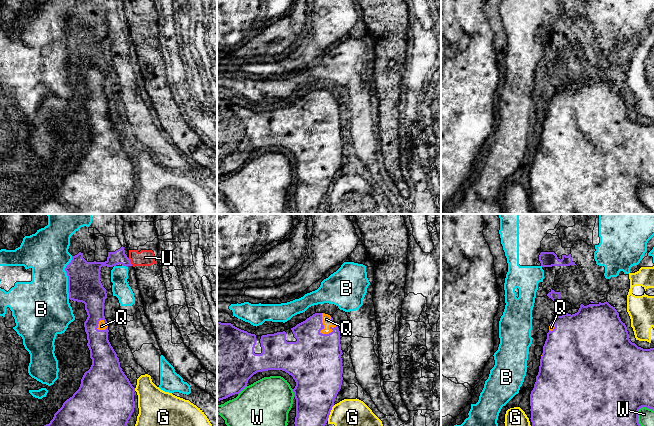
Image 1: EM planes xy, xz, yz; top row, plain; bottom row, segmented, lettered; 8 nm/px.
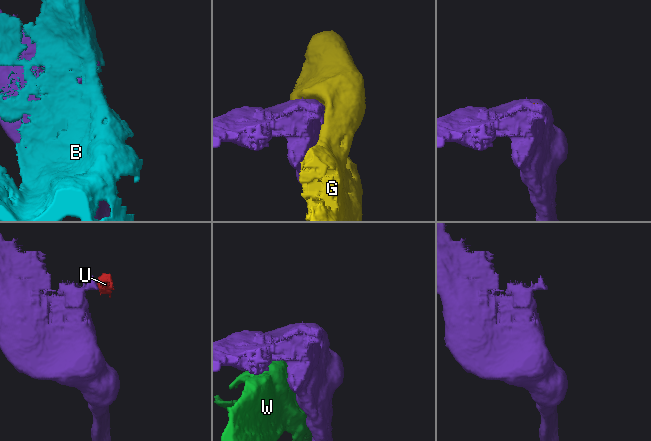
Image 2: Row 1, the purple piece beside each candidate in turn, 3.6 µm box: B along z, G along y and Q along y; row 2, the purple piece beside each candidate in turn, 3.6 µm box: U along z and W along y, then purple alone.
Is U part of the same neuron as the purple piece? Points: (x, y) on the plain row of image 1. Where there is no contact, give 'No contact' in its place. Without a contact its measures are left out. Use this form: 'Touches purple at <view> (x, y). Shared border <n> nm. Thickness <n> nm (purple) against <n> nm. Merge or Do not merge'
Touches purple at xy (130, 38). Shared border 70 nm. Thickness 110 nm (purple) against 130 nm. Do not merge

